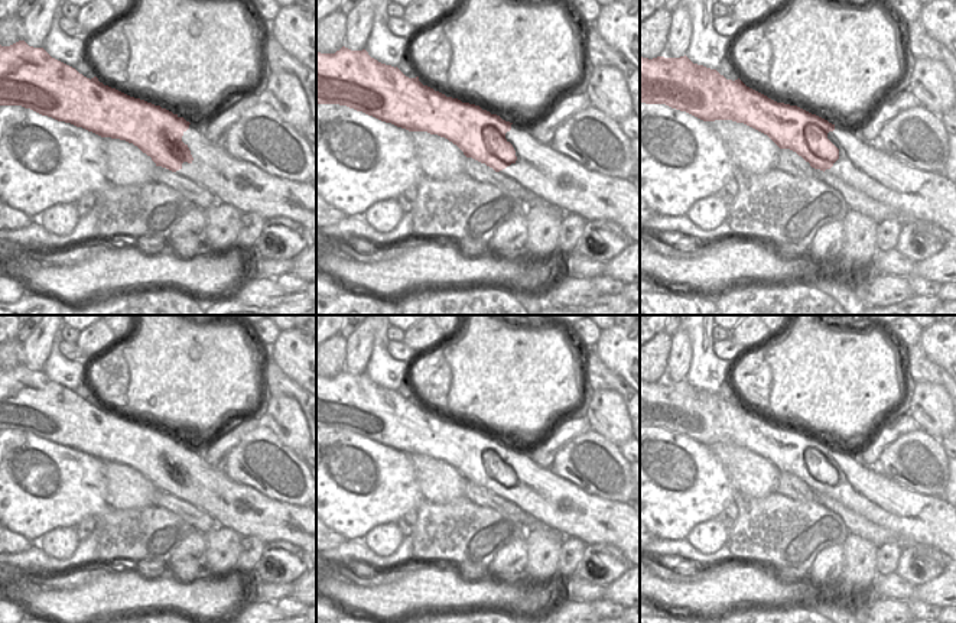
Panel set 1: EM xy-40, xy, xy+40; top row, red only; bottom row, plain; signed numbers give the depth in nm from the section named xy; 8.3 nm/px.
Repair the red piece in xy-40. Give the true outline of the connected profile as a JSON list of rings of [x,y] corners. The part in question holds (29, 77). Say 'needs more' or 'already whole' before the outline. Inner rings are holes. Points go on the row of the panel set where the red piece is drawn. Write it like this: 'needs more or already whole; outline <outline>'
needs more; outline [[[19,40],[10,46],[0,45],[0,106],[22,106],[58,121],[71,123],[101,137],[126,140],[152,158],[156,166],[166,168],[208,189],[218,202],[237,208],[240,212],[256,212],[266,220],[289,218],[299,223],[310,243],[316,243],[316,188],[313,184],[297,184],[266,173],[250,162],[233,158],[224,147],[212,145],[204,136],[204,127],[186,121],[172,111],[140,98],[130,97],[104,85],[97,77],[87,78],[75,68],[52,58],[43,48],[29,46]]]

